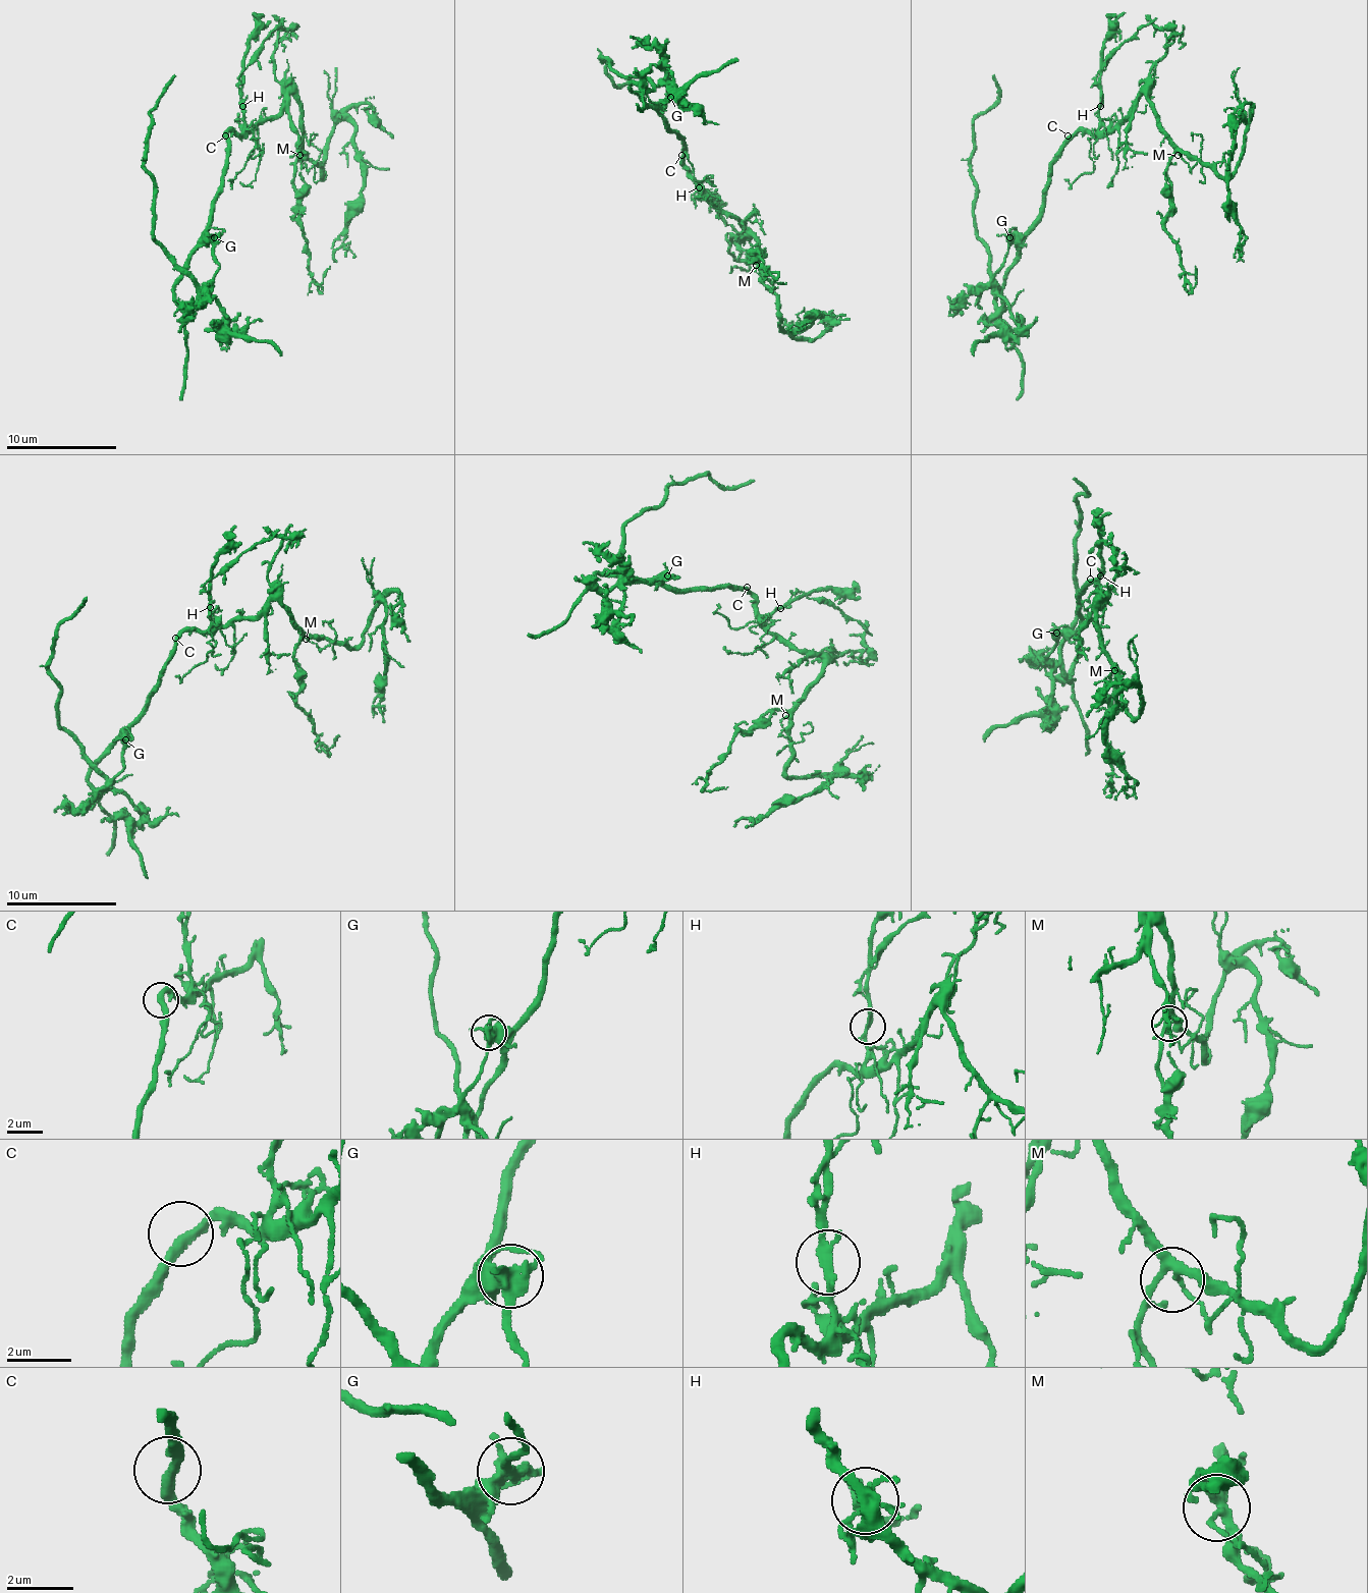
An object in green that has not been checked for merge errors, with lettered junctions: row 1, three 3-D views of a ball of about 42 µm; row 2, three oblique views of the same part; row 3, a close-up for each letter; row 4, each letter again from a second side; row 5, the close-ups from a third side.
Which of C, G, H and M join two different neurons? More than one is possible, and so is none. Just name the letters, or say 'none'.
G, H

